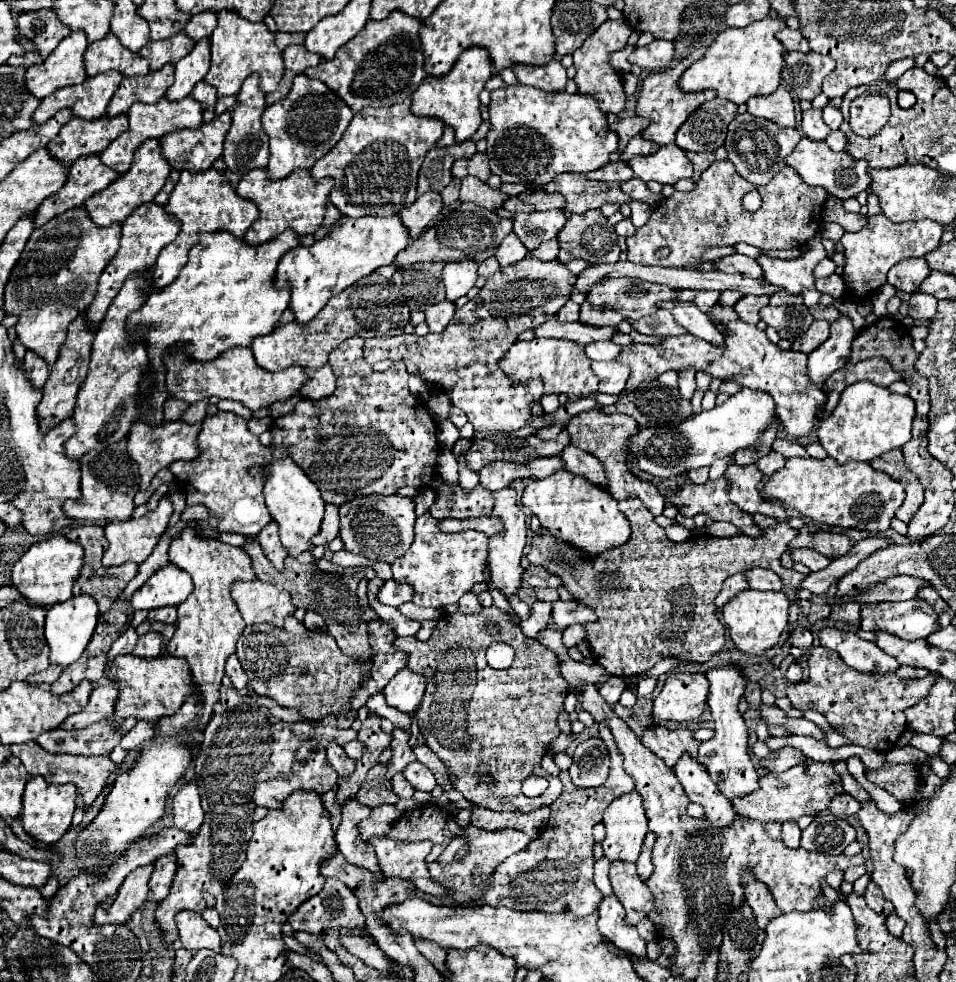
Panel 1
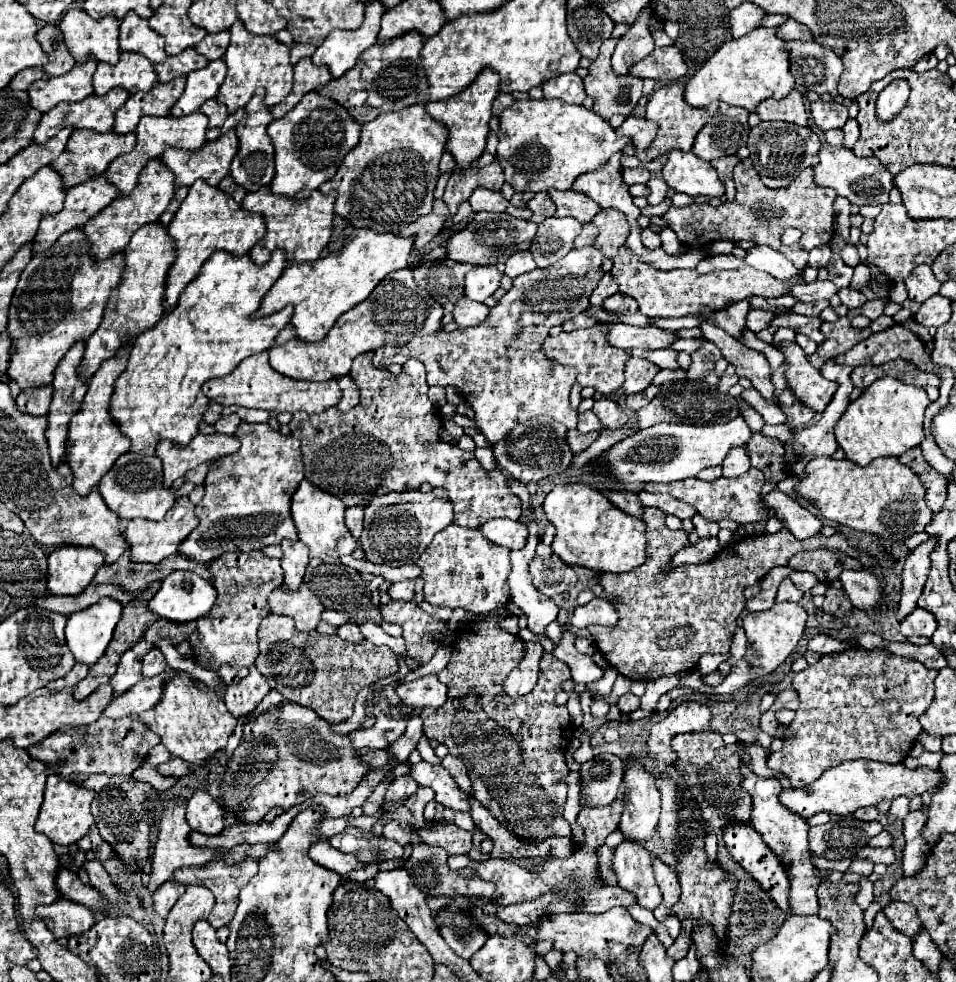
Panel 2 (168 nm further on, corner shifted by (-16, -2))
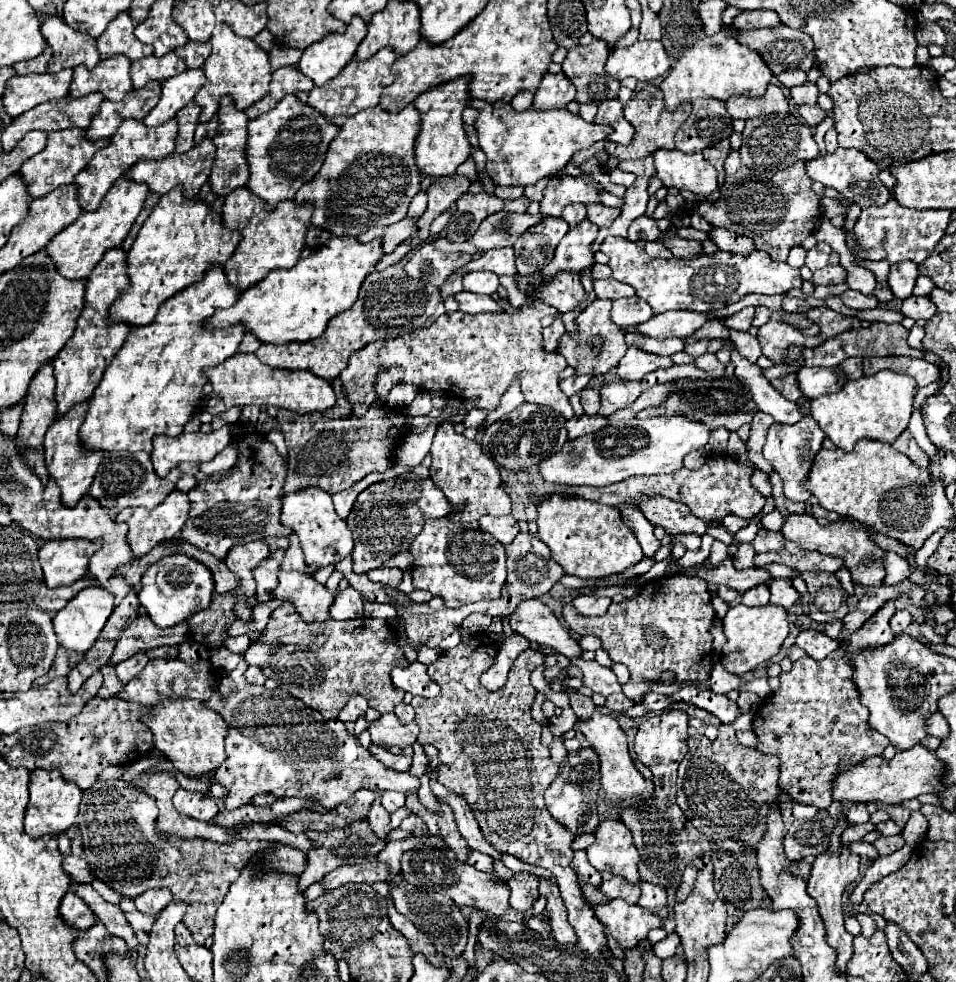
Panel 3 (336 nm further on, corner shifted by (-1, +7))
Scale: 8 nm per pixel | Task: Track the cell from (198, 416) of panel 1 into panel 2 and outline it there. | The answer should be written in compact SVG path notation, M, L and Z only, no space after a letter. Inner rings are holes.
M232 413L232 415L222 415L222 417L220 417L220 419L214 423L214 427L216 427L216 431L220 431L220 433L232 435L232 433L236 431L238 423L240 423L238 415L236 415L236 413Z

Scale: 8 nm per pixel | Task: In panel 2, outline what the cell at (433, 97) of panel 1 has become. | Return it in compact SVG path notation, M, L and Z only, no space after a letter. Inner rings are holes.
M482 69L482 73L476 77L476 81L472 81L472 85L468 85L462 93L448 97L444 101L432 101L426 103L426 111L430 113L430 117L434 117L436 121L442 121L448 127L448 143L446 143L446 151L450 151L456 159L458 167L468 167L472 161L476 161L484 147L486 147L486 137L490 133L490 117L492 117L492 103L496 99L496 95L500 93L500 77L494 69Z

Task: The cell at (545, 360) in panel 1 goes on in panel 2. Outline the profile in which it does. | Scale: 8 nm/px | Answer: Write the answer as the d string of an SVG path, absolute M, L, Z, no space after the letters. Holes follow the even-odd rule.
M588 327L580 331L570 331L570 333L560 333L556 337L548 337L544 341L544 355L550 361L556 361L560 365L570 365L578 371L576 381L582 387L594 387L596 393L600 395L612 395L616 393L622 383L624 383L624 363L630 359L630 355L622 349L614 349L608 339L604 329Z

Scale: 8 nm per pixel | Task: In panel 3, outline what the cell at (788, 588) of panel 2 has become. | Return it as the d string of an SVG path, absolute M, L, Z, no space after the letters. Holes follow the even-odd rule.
M777 578L769 584L769 590L771 590L771 602L775 606L783 606L783 608L791 608L797 604L799 600L799 594L797 590L791 586L789 580L783 580L783 578Z

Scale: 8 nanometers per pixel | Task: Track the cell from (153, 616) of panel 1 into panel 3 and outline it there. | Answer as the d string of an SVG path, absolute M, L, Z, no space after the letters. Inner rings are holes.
M143 614L129 628L125 628L123 636L117 640L117 646L115 646L115 652L109 660L109 664L115 666L137 652L147 652L151 648L177 646L177 644L185 642L185 638L187 638L185 622L173 626L173 628L159 628L151 622L151 618L147 614Z

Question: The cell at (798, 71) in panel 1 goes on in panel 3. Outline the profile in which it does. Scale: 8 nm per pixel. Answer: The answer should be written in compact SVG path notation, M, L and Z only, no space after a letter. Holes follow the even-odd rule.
M779 24L777 28L731 30L729 34L737 34L741 44L765 58L765 64L773 74L781 74L789 68L801 68L805 72L813 68L813 40L785 24Z

